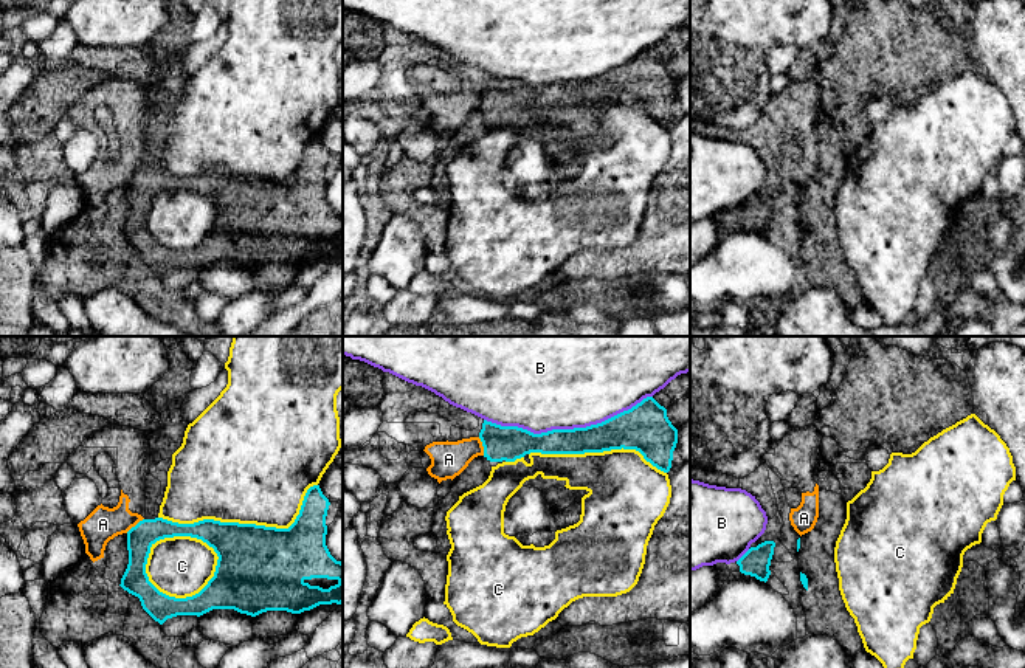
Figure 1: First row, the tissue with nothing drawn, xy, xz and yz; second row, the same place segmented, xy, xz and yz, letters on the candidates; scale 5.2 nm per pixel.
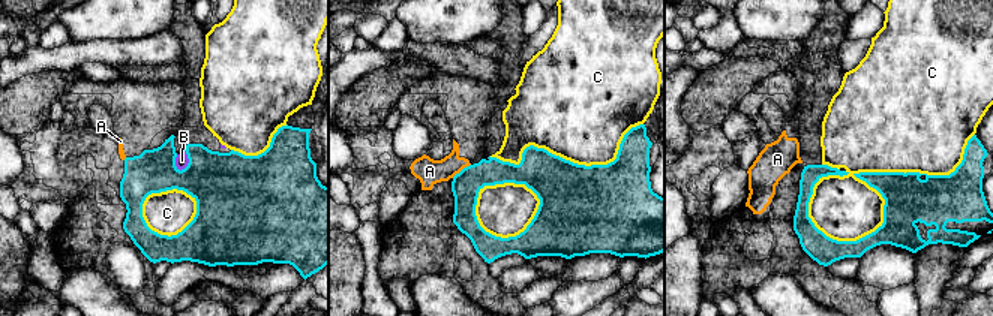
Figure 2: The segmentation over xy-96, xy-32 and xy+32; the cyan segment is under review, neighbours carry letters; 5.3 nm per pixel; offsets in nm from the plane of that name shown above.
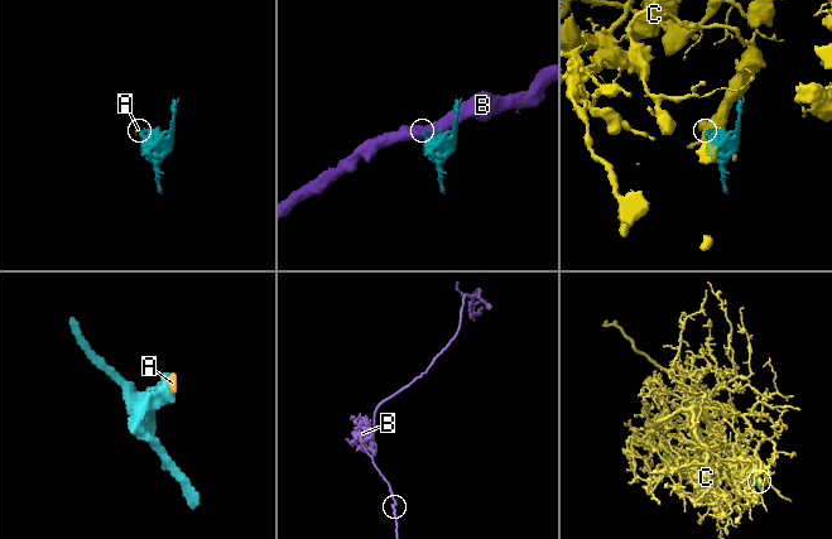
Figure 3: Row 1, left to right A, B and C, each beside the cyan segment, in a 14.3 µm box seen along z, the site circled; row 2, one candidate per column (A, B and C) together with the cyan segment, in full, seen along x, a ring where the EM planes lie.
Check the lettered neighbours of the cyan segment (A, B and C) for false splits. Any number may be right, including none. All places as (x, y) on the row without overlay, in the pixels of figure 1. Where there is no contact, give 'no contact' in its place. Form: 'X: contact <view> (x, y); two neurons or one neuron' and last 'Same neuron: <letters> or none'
A: contact xz (483, 98); two neurons
B: contact xz (568, 82); two neurons
C: contact xy (172, 189); two neurons
Same neuron: none

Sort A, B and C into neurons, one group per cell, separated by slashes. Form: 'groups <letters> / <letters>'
groups A / B / C

